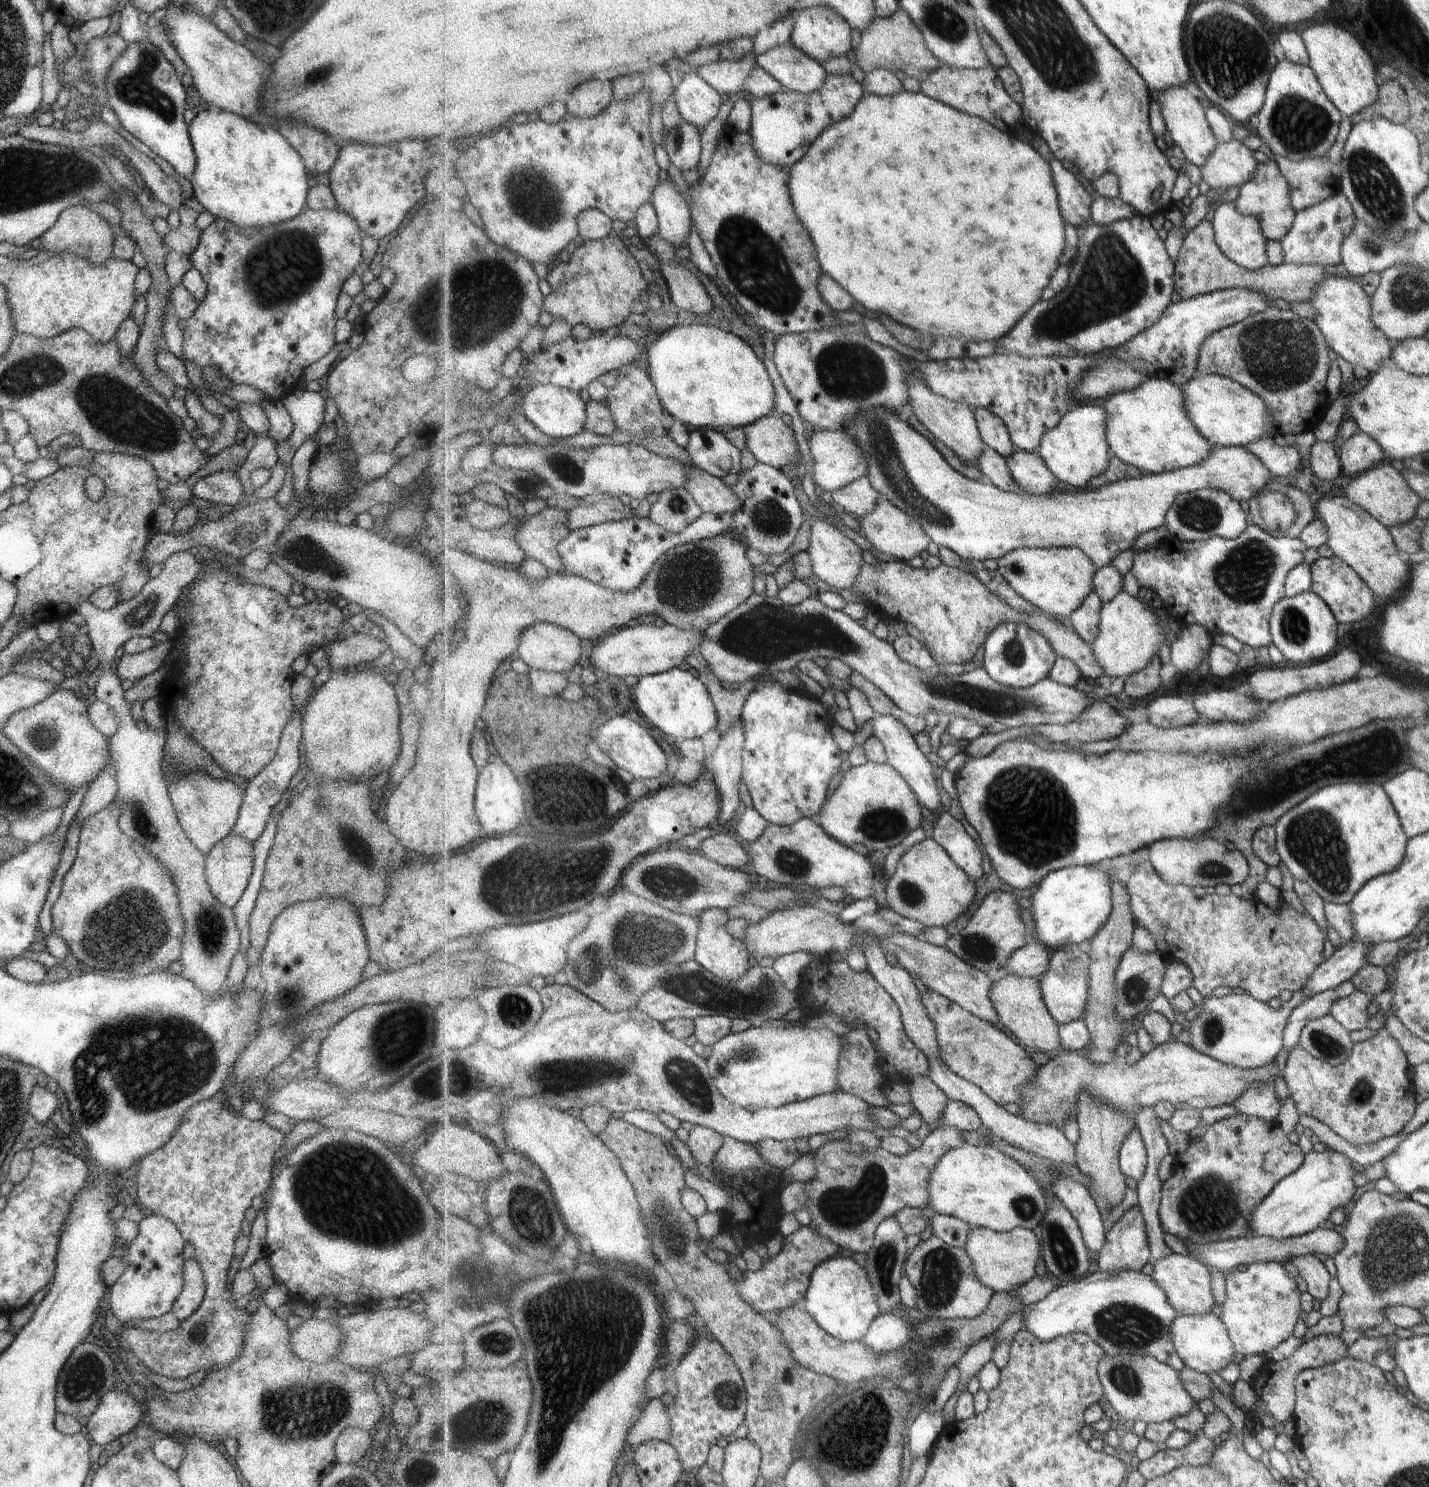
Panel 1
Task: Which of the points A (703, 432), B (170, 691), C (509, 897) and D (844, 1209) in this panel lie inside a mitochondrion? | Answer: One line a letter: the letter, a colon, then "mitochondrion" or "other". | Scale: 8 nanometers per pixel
A: other
B: other
C: mitochondrion
D: mitochondrion

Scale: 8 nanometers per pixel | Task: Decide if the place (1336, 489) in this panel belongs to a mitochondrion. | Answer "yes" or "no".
no

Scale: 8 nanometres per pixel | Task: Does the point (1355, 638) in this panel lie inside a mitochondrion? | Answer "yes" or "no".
no

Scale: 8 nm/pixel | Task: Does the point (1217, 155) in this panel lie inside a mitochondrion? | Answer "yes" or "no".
no

